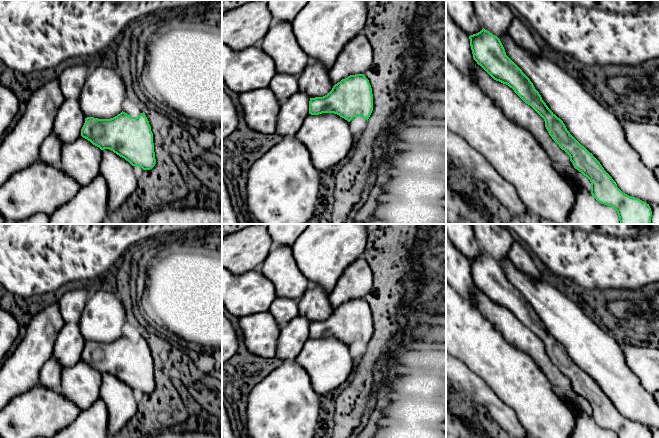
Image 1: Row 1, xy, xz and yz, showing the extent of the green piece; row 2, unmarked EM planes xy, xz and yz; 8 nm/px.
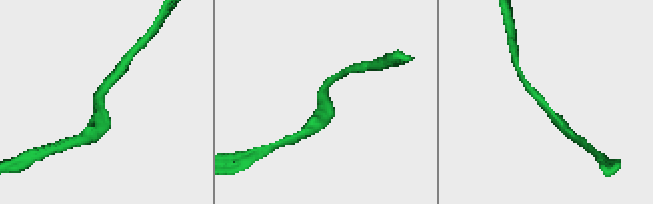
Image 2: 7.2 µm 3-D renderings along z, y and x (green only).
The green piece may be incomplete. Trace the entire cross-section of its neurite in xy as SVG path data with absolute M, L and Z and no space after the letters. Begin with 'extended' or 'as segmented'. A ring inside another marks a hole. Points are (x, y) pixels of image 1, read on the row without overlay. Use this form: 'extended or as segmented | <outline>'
as segmented | M123 335L110 343L87 341L81 353L81 360L101 374L109 373L113 375L132 390L150 394L156 388L153 357L144 336L138 341L132 341Z

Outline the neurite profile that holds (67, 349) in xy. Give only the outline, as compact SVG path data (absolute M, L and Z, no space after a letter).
M65 323L54 343L53 357L63 370L81 360L81 353L84 347L85 341L79 324Z

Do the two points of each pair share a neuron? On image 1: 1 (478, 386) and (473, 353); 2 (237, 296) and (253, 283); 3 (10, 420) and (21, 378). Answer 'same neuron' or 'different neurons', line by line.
1: different neurons
2: same neuron
3: different neurons

